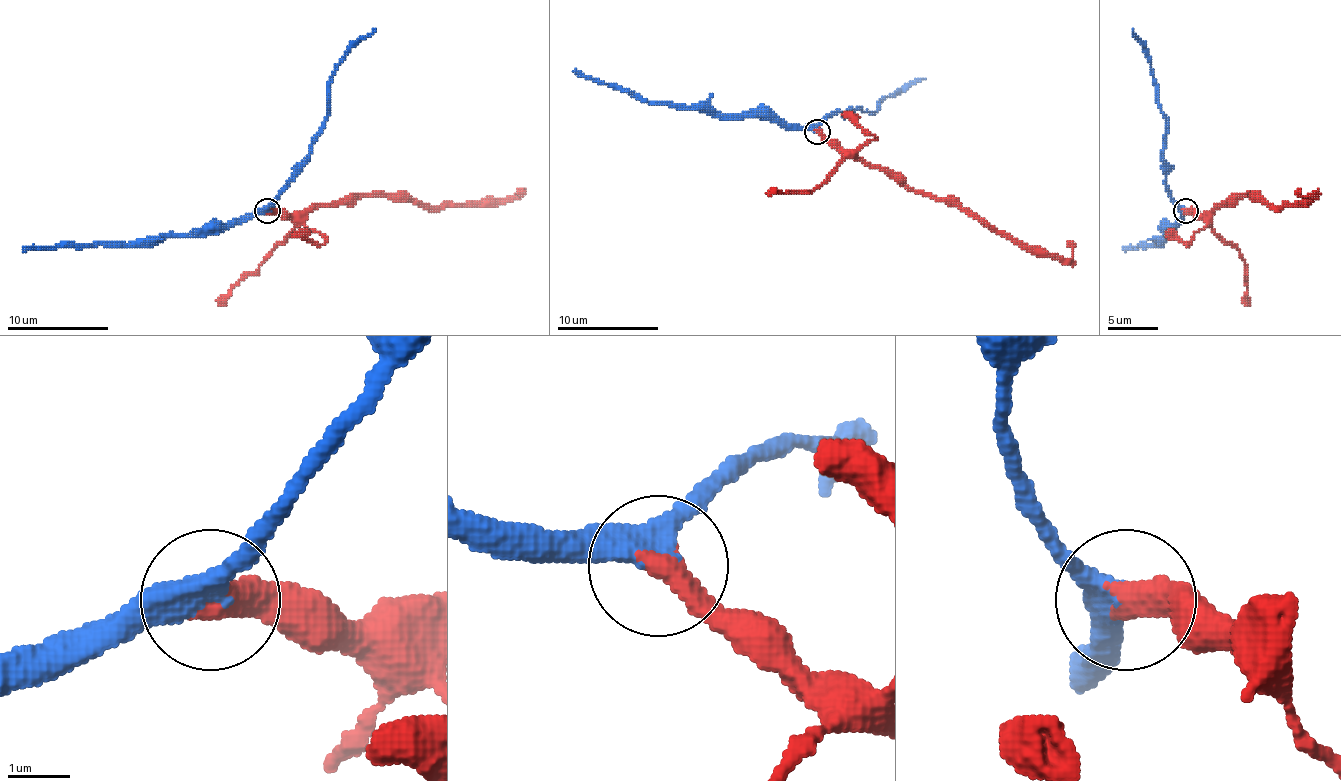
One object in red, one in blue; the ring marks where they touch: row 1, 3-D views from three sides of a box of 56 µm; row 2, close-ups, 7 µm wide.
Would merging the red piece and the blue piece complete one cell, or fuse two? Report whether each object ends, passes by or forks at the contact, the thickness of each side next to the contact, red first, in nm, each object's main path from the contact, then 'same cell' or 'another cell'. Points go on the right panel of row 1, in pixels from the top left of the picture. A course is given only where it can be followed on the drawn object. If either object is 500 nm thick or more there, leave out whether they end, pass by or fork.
calibres 500 and 420 nm; course red (1186, 211), (1206, 214), (1242, 196), (1252, 196), (1272, 206), (1295, 206), (1313, 199), (1300, 196), (1295, 191); course blue (1183, 211), (1158, 244), (1130, 247), (1125, 252); same cell

